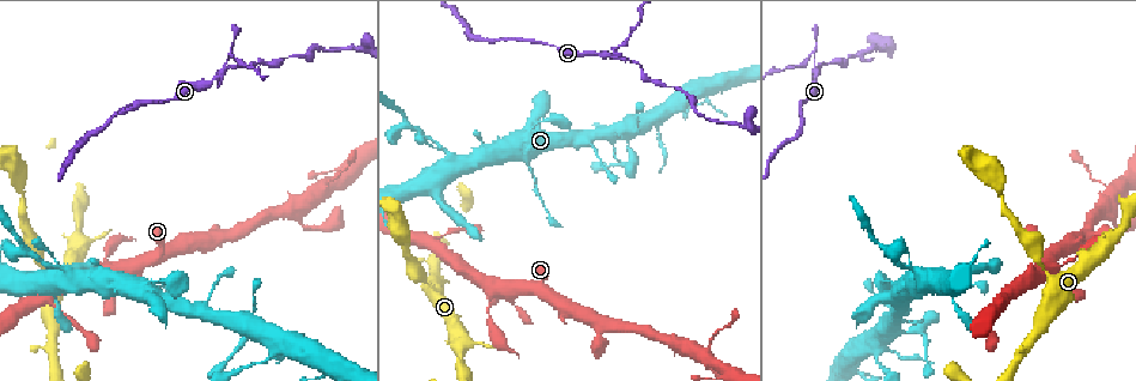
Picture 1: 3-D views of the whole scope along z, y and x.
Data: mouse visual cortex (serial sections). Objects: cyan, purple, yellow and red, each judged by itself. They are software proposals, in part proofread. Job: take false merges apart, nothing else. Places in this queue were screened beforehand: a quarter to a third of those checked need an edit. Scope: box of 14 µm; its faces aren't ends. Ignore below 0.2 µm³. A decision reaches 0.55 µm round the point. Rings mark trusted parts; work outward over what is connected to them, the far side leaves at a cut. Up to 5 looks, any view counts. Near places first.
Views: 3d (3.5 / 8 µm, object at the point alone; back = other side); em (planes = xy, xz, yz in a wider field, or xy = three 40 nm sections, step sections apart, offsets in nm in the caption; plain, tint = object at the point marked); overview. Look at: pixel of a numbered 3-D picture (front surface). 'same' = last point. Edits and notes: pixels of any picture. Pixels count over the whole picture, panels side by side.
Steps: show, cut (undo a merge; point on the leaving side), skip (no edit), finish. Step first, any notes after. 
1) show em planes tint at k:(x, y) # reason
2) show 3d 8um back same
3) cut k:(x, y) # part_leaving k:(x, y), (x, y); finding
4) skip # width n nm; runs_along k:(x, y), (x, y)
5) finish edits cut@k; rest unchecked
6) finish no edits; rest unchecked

show 3d 3.5um at 1:(874, 334) # abrupt turn

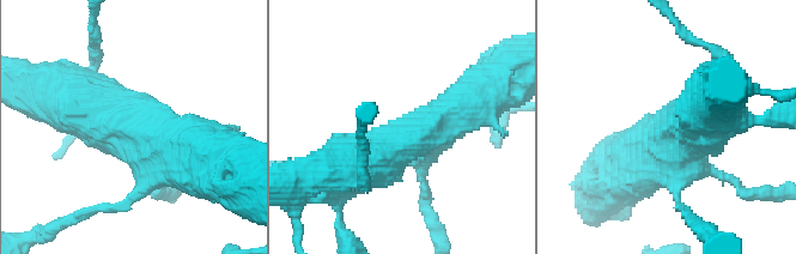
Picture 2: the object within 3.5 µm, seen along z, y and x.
show em xy step 1 tint at 2:(130, 129)

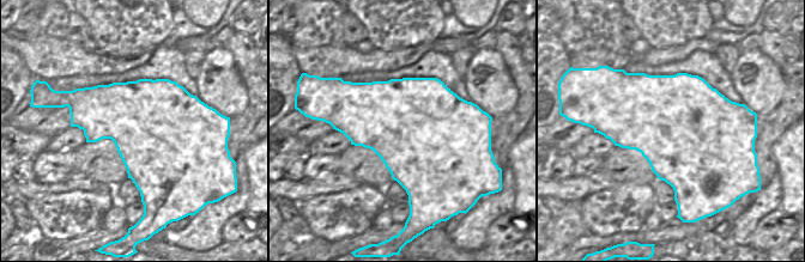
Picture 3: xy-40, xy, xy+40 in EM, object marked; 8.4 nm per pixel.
skip # one cell here

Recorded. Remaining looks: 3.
show 3d 3.5um at 1:(607, 57) # calibre changes

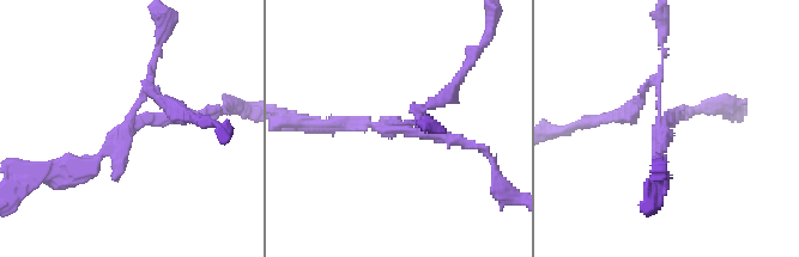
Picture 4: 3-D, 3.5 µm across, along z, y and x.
show em planes tint at 4:(135, 123)

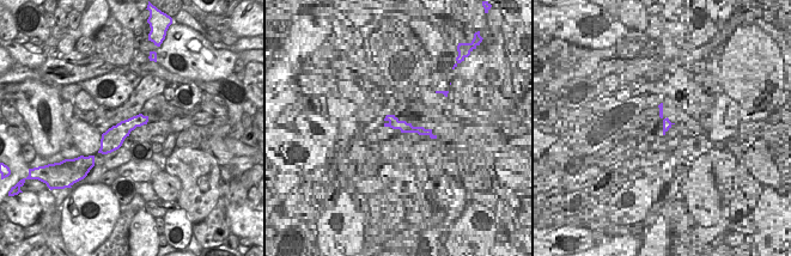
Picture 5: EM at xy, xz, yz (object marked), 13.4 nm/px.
cut 4:(156, 91) # width 240 nm; part_leaving 4:(133, 118), (145, 85), (193, 118); a second cell is stuck on

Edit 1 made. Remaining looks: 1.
finish edits cut@4; rest unchecked

